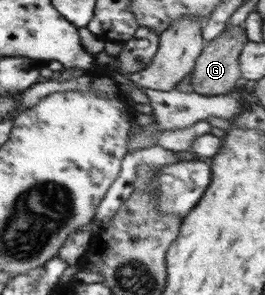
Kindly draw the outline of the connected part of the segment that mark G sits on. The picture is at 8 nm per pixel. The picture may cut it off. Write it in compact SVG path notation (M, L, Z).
M240 26L227 28L211 41L205 43L199 56L196 56L194 68L191 71L190 85L195 94L207 97L225 95L241 83L238 67L238 56L243 46L248 42L246 33Z

